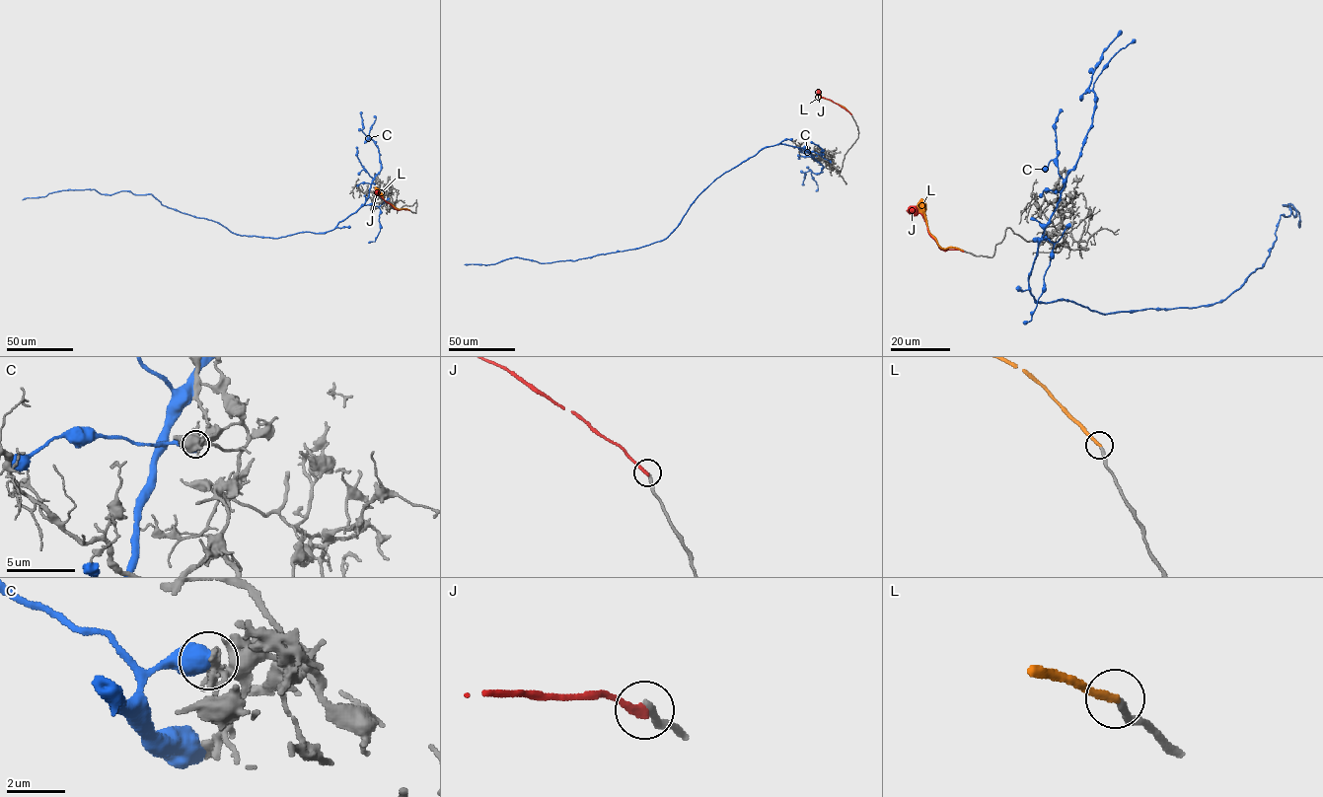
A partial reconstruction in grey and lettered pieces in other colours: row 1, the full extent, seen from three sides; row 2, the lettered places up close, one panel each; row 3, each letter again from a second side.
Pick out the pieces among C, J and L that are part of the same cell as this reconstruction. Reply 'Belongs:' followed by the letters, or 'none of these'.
Belongs: L

